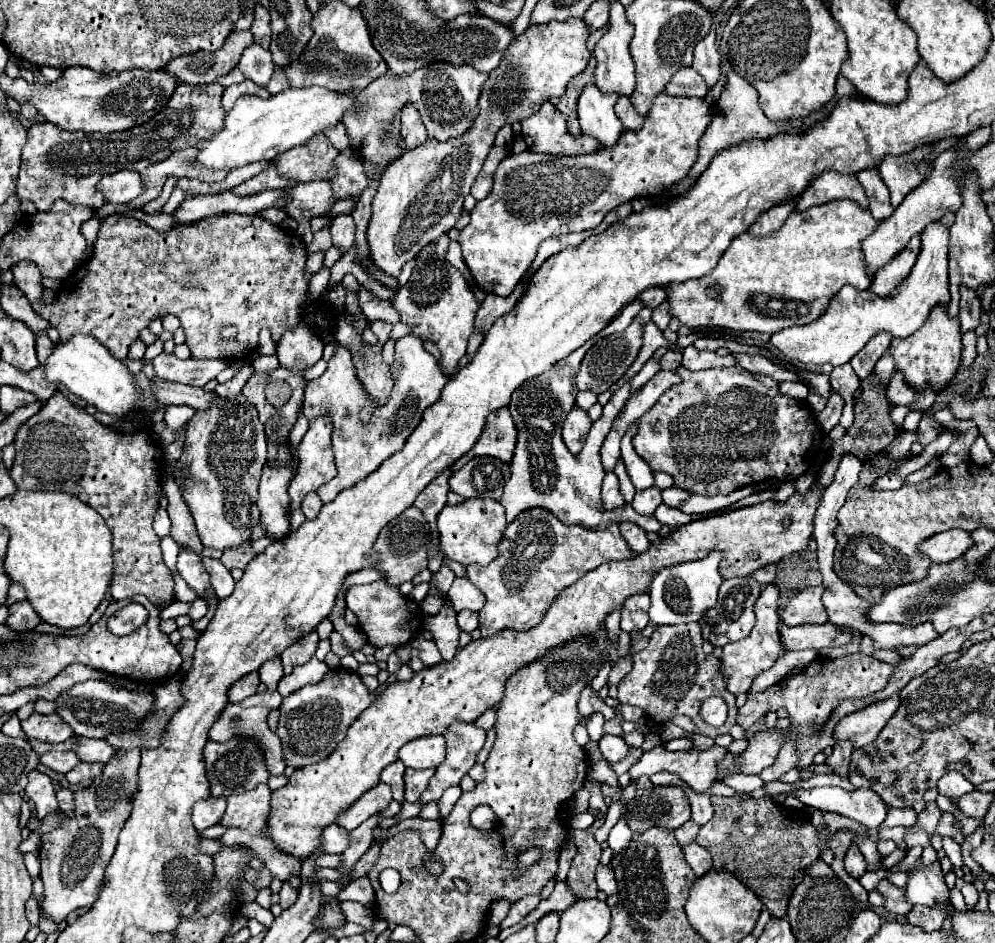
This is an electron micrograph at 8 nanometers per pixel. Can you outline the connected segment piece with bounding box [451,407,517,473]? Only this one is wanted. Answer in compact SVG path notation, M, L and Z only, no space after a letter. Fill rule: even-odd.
M507 407L499 409L497 413L492 413L487 417L485 433L479 437L475 447L453 463L451 467L453 473L459 471L471 457L477 457L477 455L489 455L489 457L497 457L509 463L515 449L515 439L517 439L517 429L509 415L509 409Z

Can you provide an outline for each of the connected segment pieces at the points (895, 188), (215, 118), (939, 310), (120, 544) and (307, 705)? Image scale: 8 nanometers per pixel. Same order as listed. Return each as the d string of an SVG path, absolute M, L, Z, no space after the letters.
M917 147L911 153L883 159L879 173L885 185L891 191L891 205L897 207L905 195L915 189L931 171L931 163L925 161L925 155L929 153L929 147Z
M181 83L175 89L175 95L169 99L167 107L163 107L163 111L155 115L155 119L123 133L85 135L77 131L63 131L49 121L33 123L27 129L27 143L23 147L17 195L21 199L33 201L39 211L47 211L59 197L77 205L101 207L101 191L97 189L101 177L121 169L143 171L145 167L167 159L175 151L197 147L201 141L211 139L217 127L223 127L225 119L225 113L221 109L221 95L223 87L219 83Z
M935 307L921 329L917 329L907 339L893 339L889 347L889 353L895 359L895 369L901 371L905 375L905 381L919 393L925 393L929 389L943 391L959 371L961 351L963 343L959 321L955 317L949 317L945 313L945 307Z
M55 393L39 413L35 413L19 427L15 435L15 449L17 455L11 469L11 479L15 481L17 489L65 491L77 495L81 501L95 507L111 527L115 537L115 577L111 581L113 599L127 599L141 593L157 607L167 607L173 603L173 577L163 563L163 553L159 547L161 539L151 527L163 489L157 473L161 449L153 445L153 437L149 433L111 431L109 427L97 423L89 413L73 405L63 393Z
M333 669L325 681L305 685L303 689L285 697L279 705L279 723L275 733L281 739L287 767L301 769L329 757L337 743L345 739L351 723L375 701L375 697L379 697L379 693L371 693L361 683L357 673L349 673L345 669Z

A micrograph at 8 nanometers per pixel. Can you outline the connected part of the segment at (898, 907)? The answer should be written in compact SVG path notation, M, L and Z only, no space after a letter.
M883 879L879 885L877 885L877 891L885 897L885 909L889 913L895 913L895 915L907 915L911 911L913 905L907 903L907 899L903 899L903 889L895 887L893 883L889 883L887 879Z

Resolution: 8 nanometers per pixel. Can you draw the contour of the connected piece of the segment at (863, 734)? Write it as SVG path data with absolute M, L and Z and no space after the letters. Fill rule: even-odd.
M899 693L885 701L877 701L863 711L851 713L843 717L835 727L835 741L851 741L855 749L865 747L875 741L879 731L885 727L885 723L891 719L891 715L899 707Z

